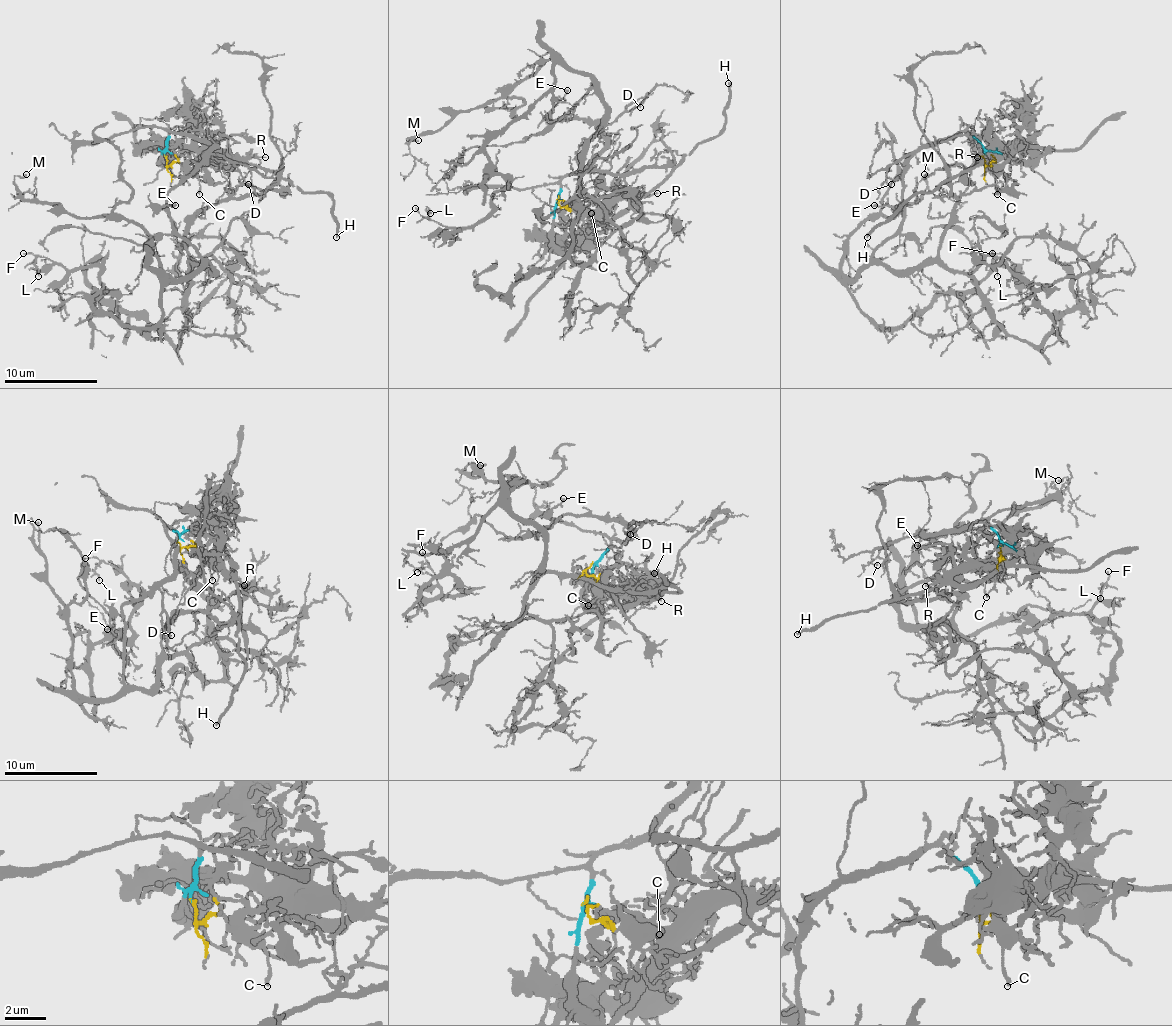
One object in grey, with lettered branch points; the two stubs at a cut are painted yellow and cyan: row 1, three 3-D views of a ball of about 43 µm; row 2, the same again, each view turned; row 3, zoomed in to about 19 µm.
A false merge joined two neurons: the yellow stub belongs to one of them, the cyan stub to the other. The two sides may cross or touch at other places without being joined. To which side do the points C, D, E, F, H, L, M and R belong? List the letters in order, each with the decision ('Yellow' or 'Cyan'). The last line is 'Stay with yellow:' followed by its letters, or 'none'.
C: Yellow
D: Cyan
E: Cyan
F: Cyan
H: Yellow
L: Cyan
M: Cyan
R: Yellow
Stay with yellow: C, H, R

